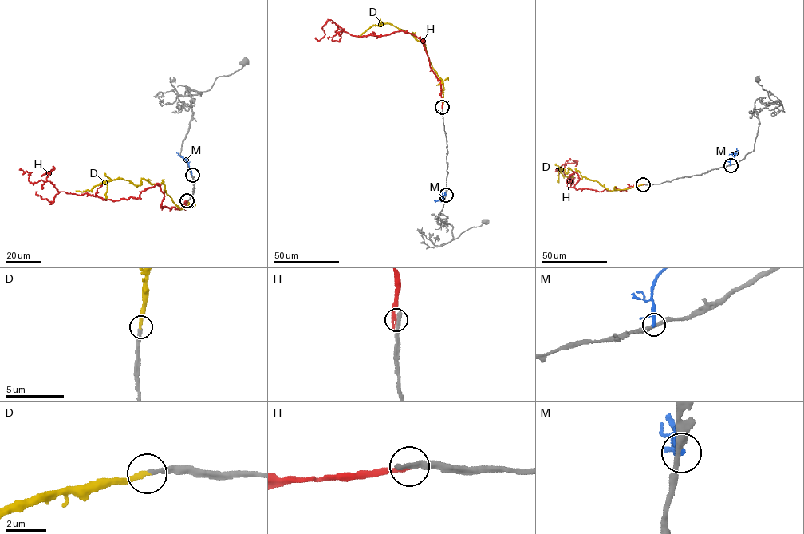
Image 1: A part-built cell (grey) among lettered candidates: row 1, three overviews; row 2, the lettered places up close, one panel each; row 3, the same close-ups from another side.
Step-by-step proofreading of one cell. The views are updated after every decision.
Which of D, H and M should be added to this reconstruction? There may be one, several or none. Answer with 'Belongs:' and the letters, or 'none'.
Belongs: D

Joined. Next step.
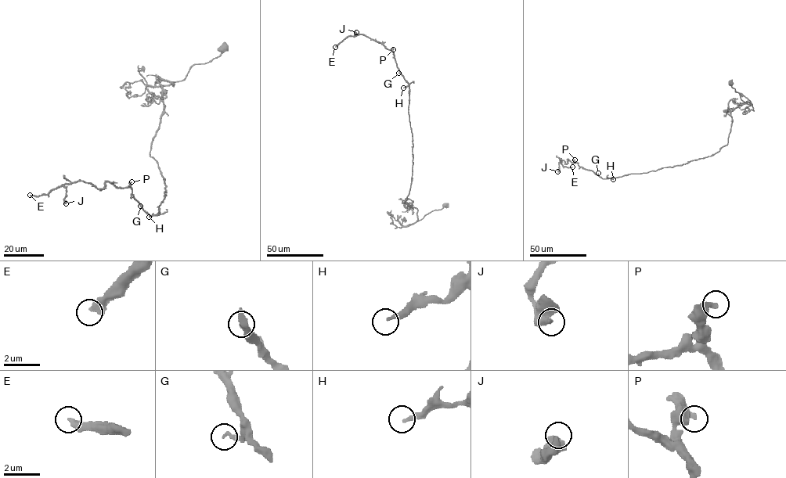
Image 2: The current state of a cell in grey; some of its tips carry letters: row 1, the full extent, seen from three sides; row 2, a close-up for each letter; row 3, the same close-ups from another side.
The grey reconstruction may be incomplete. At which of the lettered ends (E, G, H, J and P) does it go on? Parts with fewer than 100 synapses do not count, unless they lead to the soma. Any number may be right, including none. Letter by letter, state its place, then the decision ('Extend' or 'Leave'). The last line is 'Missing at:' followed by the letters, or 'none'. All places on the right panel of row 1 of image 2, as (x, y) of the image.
E: Place: (572, 167). Extend
G: Place: (598, 173). Leave
H: Place: (613, 179). Leave
J: Place: (557, 171). Leave
P: Place: (575, 159). Leave
Missing at: E

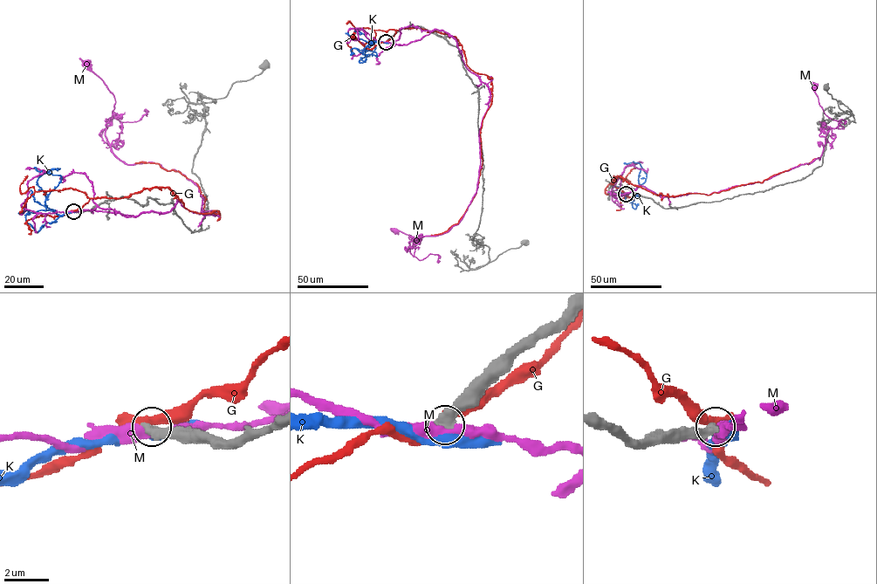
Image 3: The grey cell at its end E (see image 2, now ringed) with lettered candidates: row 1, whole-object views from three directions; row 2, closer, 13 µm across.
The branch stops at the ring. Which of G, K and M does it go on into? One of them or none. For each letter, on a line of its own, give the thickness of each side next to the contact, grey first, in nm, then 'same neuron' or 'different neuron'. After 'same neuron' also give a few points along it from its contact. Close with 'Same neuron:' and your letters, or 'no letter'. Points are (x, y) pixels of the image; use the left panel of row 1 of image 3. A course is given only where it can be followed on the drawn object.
G: 480 nm thick on the grey side, 320 nm on the other; different neuron
K: 480 nm thick on the grey side, 400 nm on the other; different neuron
M: 500 nm thick on the grey side, 400 nm on the other; different neuron
Same neuron: no letter

